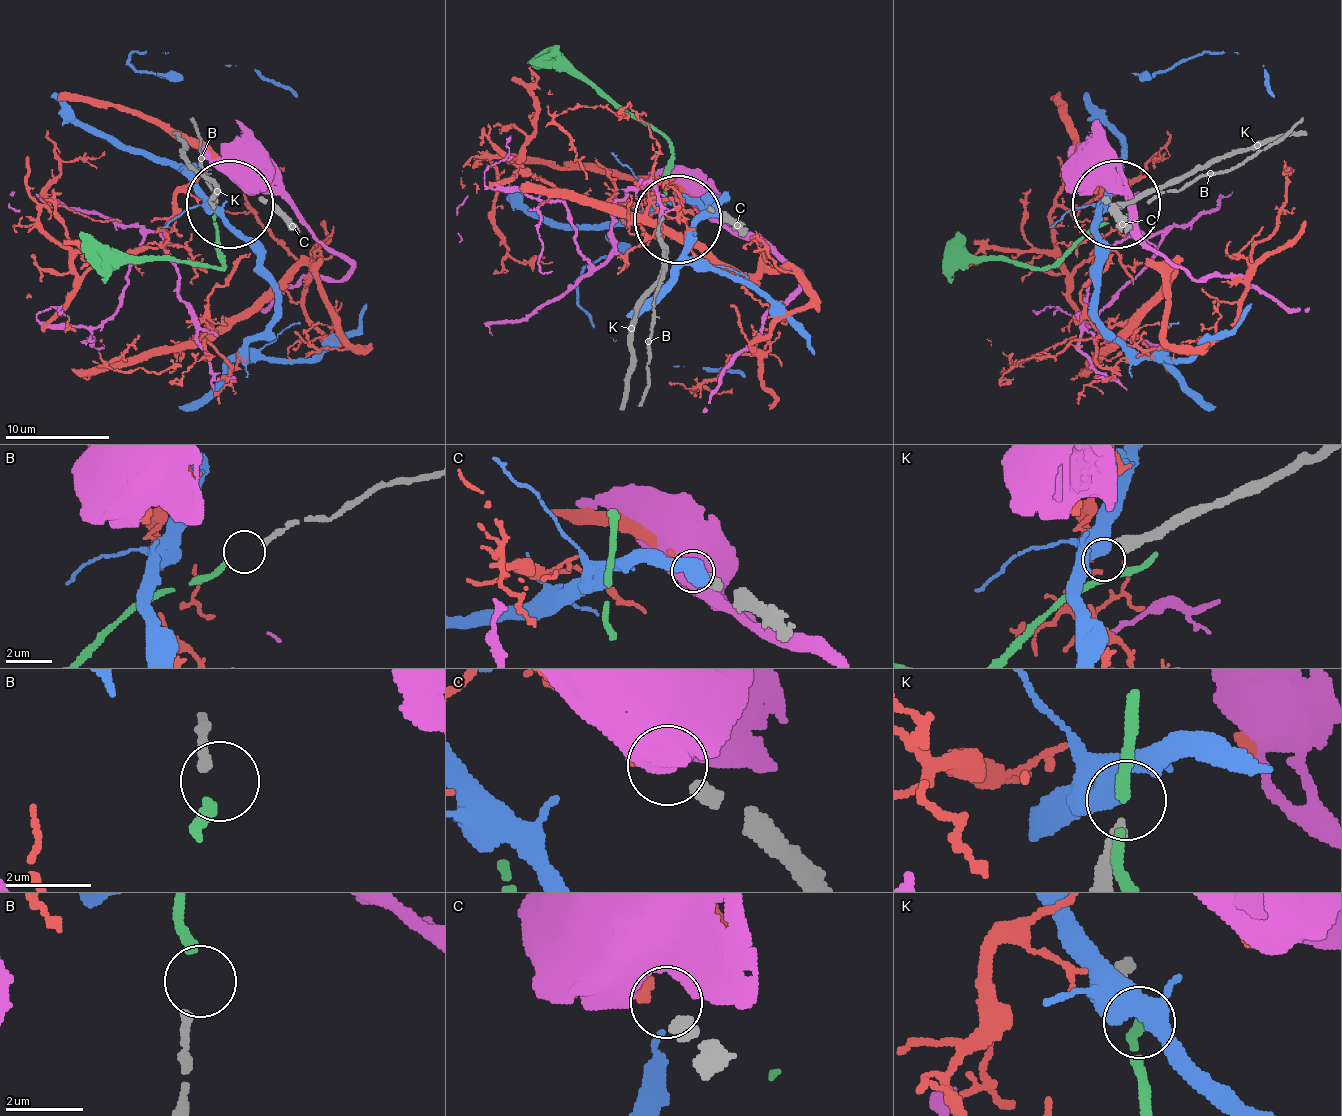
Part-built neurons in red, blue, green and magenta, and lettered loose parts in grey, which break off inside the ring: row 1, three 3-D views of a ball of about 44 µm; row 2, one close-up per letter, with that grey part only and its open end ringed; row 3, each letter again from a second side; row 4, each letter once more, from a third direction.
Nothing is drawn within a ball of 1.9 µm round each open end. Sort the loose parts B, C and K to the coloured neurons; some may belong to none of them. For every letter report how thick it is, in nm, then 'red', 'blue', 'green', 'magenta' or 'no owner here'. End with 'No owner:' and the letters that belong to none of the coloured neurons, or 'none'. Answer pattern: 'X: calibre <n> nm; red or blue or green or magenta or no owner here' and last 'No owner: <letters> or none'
B: calibre 240 nm; green
C: calibre 400 nm; red
K: calibre 340 nm; no owner here
No owner: K

